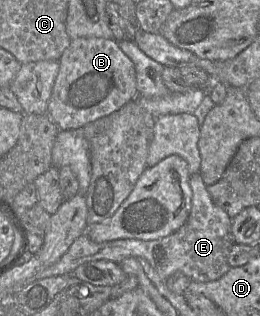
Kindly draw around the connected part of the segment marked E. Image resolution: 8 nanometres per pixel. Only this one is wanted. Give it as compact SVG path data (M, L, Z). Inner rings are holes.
M200 172L192 174L189 183L192 189L192 208L184 225L174 233L151 241L120 239L102 243L96 243L86 234L82 234L57 262L26 279L24 287L42 278L58 275L68 276L79 265L90 261L109 260L120 263L128 257L145 259L163 278L181 272L192 281L197 282L219 279L230 269L228 256L235 243L232 235L232 219L224 209L213 202Z

